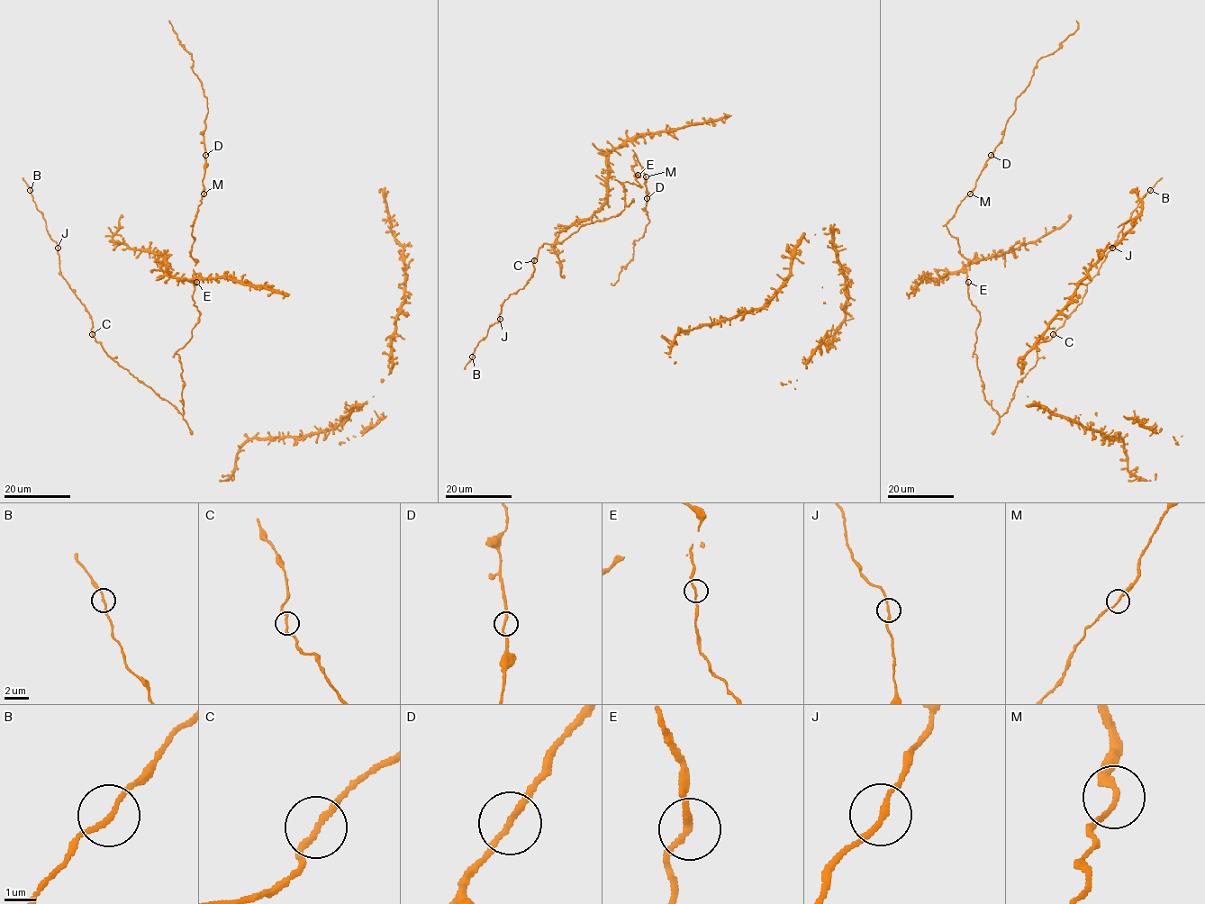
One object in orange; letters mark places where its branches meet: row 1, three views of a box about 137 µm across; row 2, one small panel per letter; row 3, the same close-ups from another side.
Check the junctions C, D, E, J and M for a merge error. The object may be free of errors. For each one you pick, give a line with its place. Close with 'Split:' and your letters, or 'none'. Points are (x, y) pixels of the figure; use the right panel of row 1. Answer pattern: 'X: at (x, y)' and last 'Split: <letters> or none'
Split: none

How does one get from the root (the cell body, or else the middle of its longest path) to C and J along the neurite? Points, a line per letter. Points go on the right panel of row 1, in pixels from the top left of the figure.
C: (968, 282), (968, 299), (980, 316), (973, 352), (983, 392), (1000, 416), (1037, 363), (1037, 347), (1053, 334)
J: (968, 282), (980, 316), (973, 352), (983, 395), (1001, 416), (1037, 363), (1037, 347), (1082, 302), (1112, 248)

